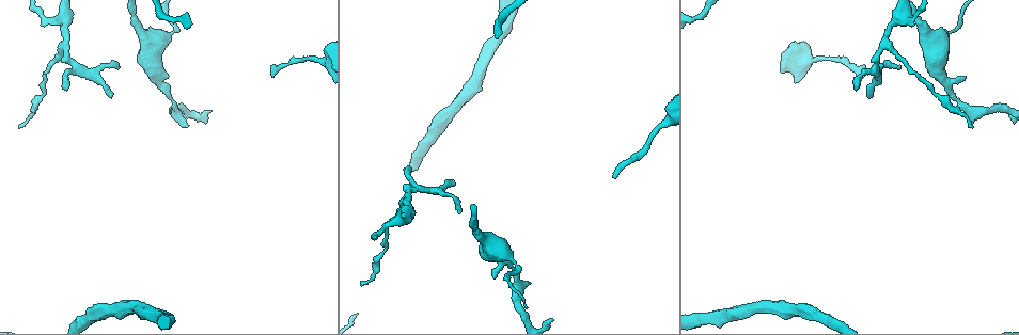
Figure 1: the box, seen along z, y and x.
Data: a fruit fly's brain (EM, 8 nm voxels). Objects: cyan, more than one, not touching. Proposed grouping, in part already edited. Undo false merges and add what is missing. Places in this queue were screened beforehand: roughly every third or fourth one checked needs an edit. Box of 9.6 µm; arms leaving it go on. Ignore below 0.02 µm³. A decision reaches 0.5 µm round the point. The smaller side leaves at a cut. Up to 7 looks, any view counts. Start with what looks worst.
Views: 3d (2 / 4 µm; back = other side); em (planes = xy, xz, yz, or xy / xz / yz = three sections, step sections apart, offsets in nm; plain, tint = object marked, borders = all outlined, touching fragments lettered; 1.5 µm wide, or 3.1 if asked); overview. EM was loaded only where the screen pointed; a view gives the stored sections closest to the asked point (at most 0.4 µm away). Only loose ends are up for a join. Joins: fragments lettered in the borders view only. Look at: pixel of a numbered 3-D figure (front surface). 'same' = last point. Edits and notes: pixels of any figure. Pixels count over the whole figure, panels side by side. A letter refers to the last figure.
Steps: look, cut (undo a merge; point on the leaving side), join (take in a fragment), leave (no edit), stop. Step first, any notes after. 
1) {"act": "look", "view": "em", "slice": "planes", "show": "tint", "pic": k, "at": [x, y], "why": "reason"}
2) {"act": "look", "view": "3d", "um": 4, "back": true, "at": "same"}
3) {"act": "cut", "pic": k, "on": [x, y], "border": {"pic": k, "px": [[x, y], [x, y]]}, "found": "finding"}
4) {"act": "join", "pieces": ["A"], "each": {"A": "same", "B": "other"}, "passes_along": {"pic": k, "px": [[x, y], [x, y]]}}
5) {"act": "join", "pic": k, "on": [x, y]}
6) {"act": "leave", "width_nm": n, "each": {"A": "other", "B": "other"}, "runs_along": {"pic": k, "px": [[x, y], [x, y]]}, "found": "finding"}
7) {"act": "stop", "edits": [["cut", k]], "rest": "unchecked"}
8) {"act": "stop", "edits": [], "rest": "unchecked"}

{"act": "look", "view": "em", "slice": "xz", "step": 4, "show": "tint", "pic": 1, "at": [612, 173], "why": "an open end"}

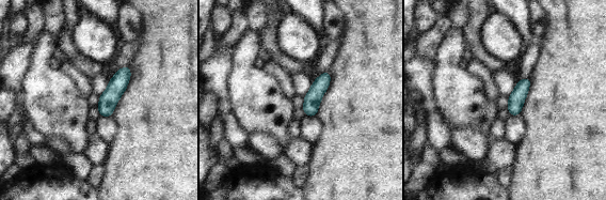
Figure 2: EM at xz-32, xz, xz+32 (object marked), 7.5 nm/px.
{"act": "look", "view": "em", "slice": "planes", "show": "borders", "at": "same"}

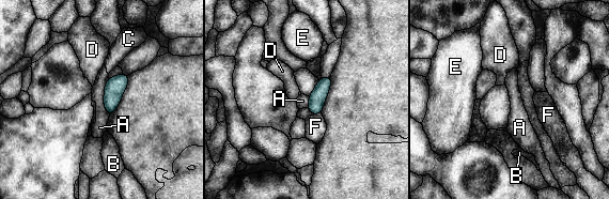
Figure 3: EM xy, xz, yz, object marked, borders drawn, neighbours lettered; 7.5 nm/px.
{"act": "leave", "width_nm": 120, "each": {"A": "other", "B": "other", "C": "other", "D": "other", "E": "other", "F": "other"}, "border": {"pic": 3, "px": [[107, 78], [104, 107], [109, 116]]}, "found": "none of them fits"}

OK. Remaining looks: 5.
{"act": "look", "view": "em", "slice": "xy", "step": 4, "show": "plain", "pic": 1, "at": [952, 31]}

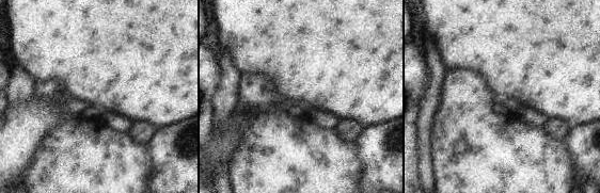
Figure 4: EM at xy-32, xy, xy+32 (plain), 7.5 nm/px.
{"act": "look", "view": "em", "slice": "xy", "step": 4, "show": "borders", "at": "same", "why": "see the neighbours"}

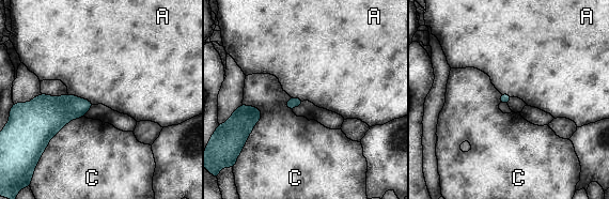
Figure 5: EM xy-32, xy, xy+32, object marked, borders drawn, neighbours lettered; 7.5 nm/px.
{"act": "leave", "each": {"A": "other", "C": "other"}, "border": {"pic": 5, "px": [[241, 102], [261, 111], [247, 138]]}, "found": "continuous, no second neuron"}

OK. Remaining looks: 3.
{"act": "look", "view": "em", "slice": "planes", "show": "plain", "pic": 1, "at": [870, 98], "why": "free end"}

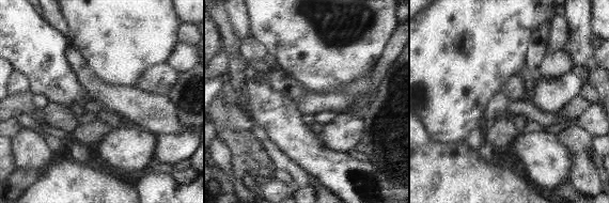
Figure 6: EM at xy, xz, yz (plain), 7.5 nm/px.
{"act": "look", "view": "em", "slice": "planes", "show": "tint", "at": "same", "why": "where the object lies"}

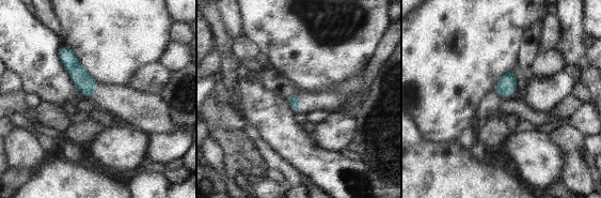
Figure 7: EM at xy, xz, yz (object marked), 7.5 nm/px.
{"act": "look", "view": "em", "slice": "planes", "show": "borders", "at": "same", "why": "see the neighbours"}

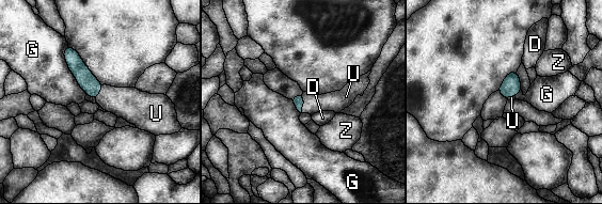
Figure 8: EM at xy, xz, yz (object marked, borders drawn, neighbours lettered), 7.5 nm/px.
{"act": "join", "pieces": ["U"], "each": {"D": "other", "G": "other", "U": "same", "Z": "other"}, "passes_along": {"pic": 8, "px": [[298, 100], [303, 103], [336, 102]]}, "found": "it goes on there"}

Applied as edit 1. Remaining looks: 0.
{"act": "stop", "edits": [["join", 8]], "rest": "unchecked"}

